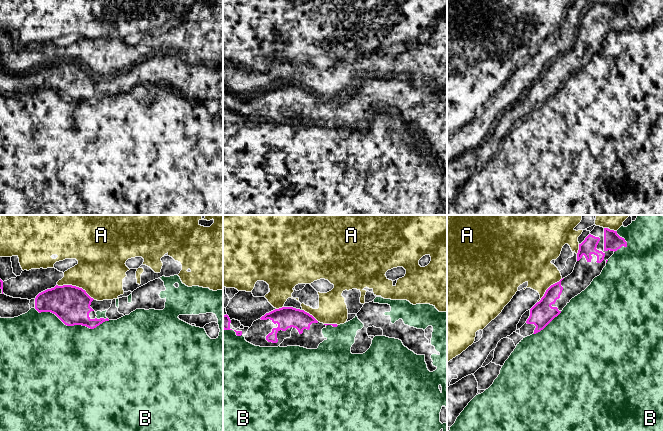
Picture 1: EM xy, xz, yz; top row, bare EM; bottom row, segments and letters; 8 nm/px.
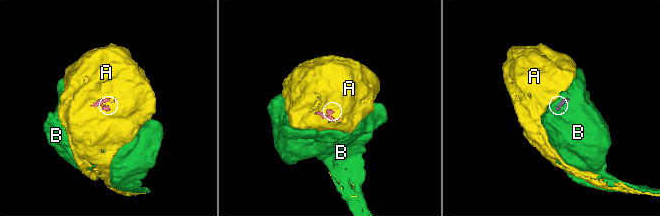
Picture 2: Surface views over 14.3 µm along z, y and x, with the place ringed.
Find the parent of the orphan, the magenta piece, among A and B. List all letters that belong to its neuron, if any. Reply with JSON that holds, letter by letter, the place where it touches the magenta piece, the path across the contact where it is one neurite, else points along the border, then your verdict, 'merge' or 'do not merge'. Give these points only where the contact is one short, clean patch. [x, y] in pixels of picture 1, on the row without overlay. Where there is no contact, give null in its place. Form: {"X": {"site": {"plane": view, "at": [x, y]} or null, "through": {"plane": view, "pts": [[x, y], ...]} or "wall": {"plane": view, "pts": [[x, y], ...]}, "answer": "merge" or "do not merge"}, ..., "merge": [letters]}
{"A": {"site": {"plane": "xy", "at": [75, 62]}, "answer": "do not merge"}, "B": {"site": {"plane": "xy", "at": [72, 101]}, "answer": "merge"}, "merge": ["B"]}

